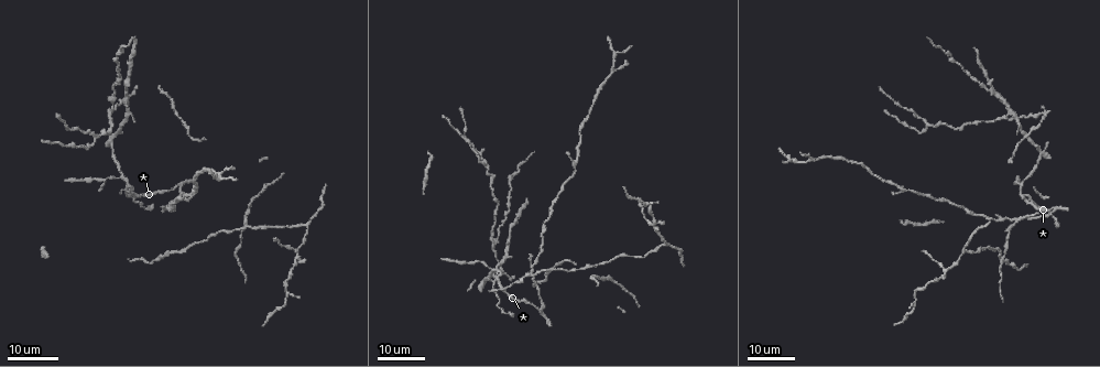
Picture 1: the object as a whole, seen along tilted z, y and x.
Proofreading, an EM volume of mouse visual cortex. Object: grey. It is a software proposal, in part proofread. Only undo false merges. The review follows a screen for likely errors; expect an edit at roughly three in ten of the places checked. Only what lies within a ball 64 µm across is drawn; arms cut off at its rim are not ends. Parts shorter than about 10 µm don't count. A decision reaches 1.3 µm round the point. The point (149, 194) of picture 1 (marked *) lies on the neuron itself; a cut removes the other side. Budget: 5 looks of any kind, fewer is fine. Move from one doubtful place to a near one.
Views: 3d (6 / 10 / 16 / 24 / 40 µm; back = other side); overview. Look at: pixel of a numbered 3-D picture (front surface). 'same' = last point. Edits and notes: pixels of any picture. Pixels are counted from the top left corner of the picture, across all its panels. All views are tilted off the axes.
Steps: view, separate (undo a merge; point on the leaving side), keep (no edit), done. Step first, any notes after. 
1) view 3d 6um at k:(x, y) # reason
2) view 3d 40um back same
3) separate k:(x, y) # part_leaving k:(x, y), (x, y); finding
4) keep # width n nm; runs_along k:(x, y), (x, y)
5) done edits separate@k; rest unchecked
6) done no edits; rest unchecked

view 3d 16um at 1:(128, 185) # four-way junction

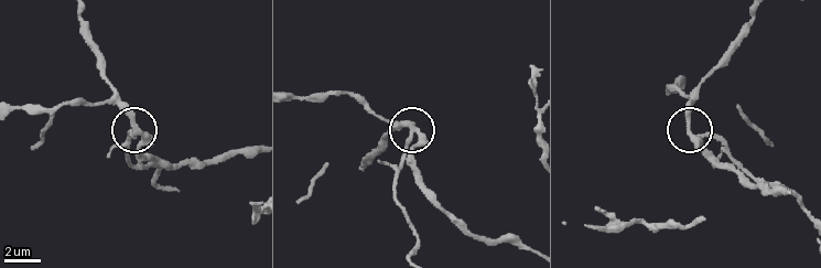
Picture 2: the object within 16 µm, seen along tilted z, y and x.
view 3d 6um at 2:(406, 140) # closer look

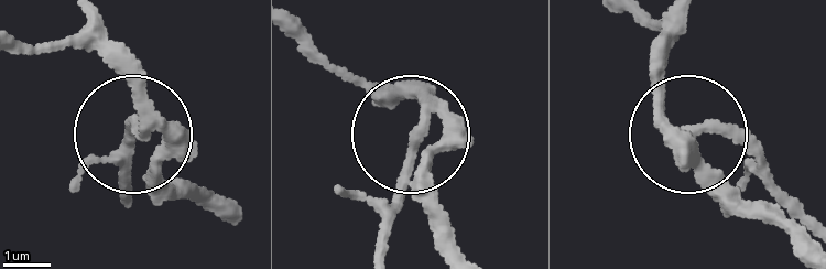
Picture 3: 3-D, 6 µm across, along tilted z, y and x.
separate 3:(729, 138) # side_arm 14 um; part_leaving 3:(421, 116), (380, 255); two neurons meet here

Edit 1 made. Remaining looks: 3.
view overview

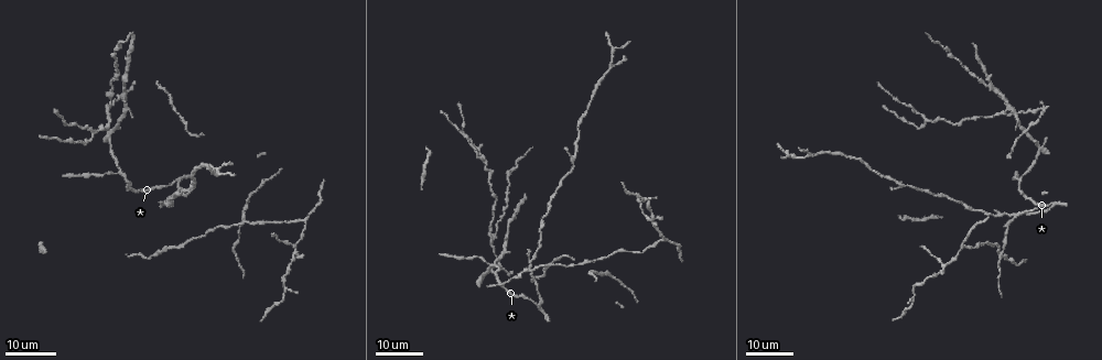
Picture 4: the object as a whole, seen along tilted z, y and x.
view 3d 16um at 4:(92, 133) # three-way junction

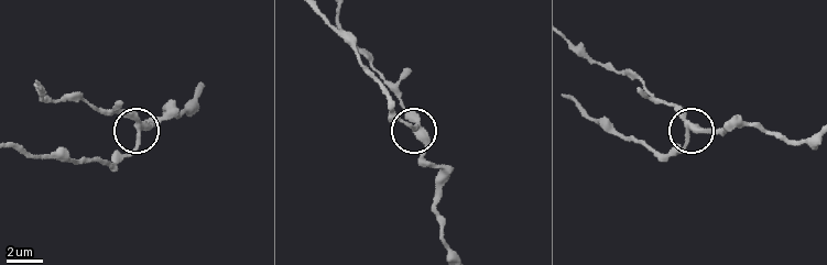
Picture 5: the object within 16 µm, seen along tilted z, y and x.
view 3d 10um at 5:(417, 126) # closer look

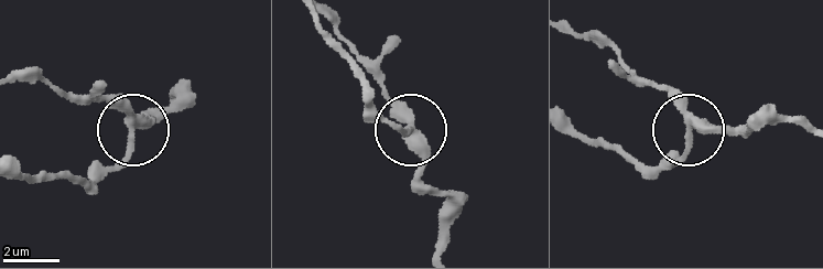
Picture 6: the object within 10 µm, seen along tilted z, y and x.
keep # runs_along 6:(809, 132), (759, 122), (734, 131), (692, 129), (650, 81); all the same neuron

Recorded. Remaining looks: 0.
done edits separate@3; rest unchecked

